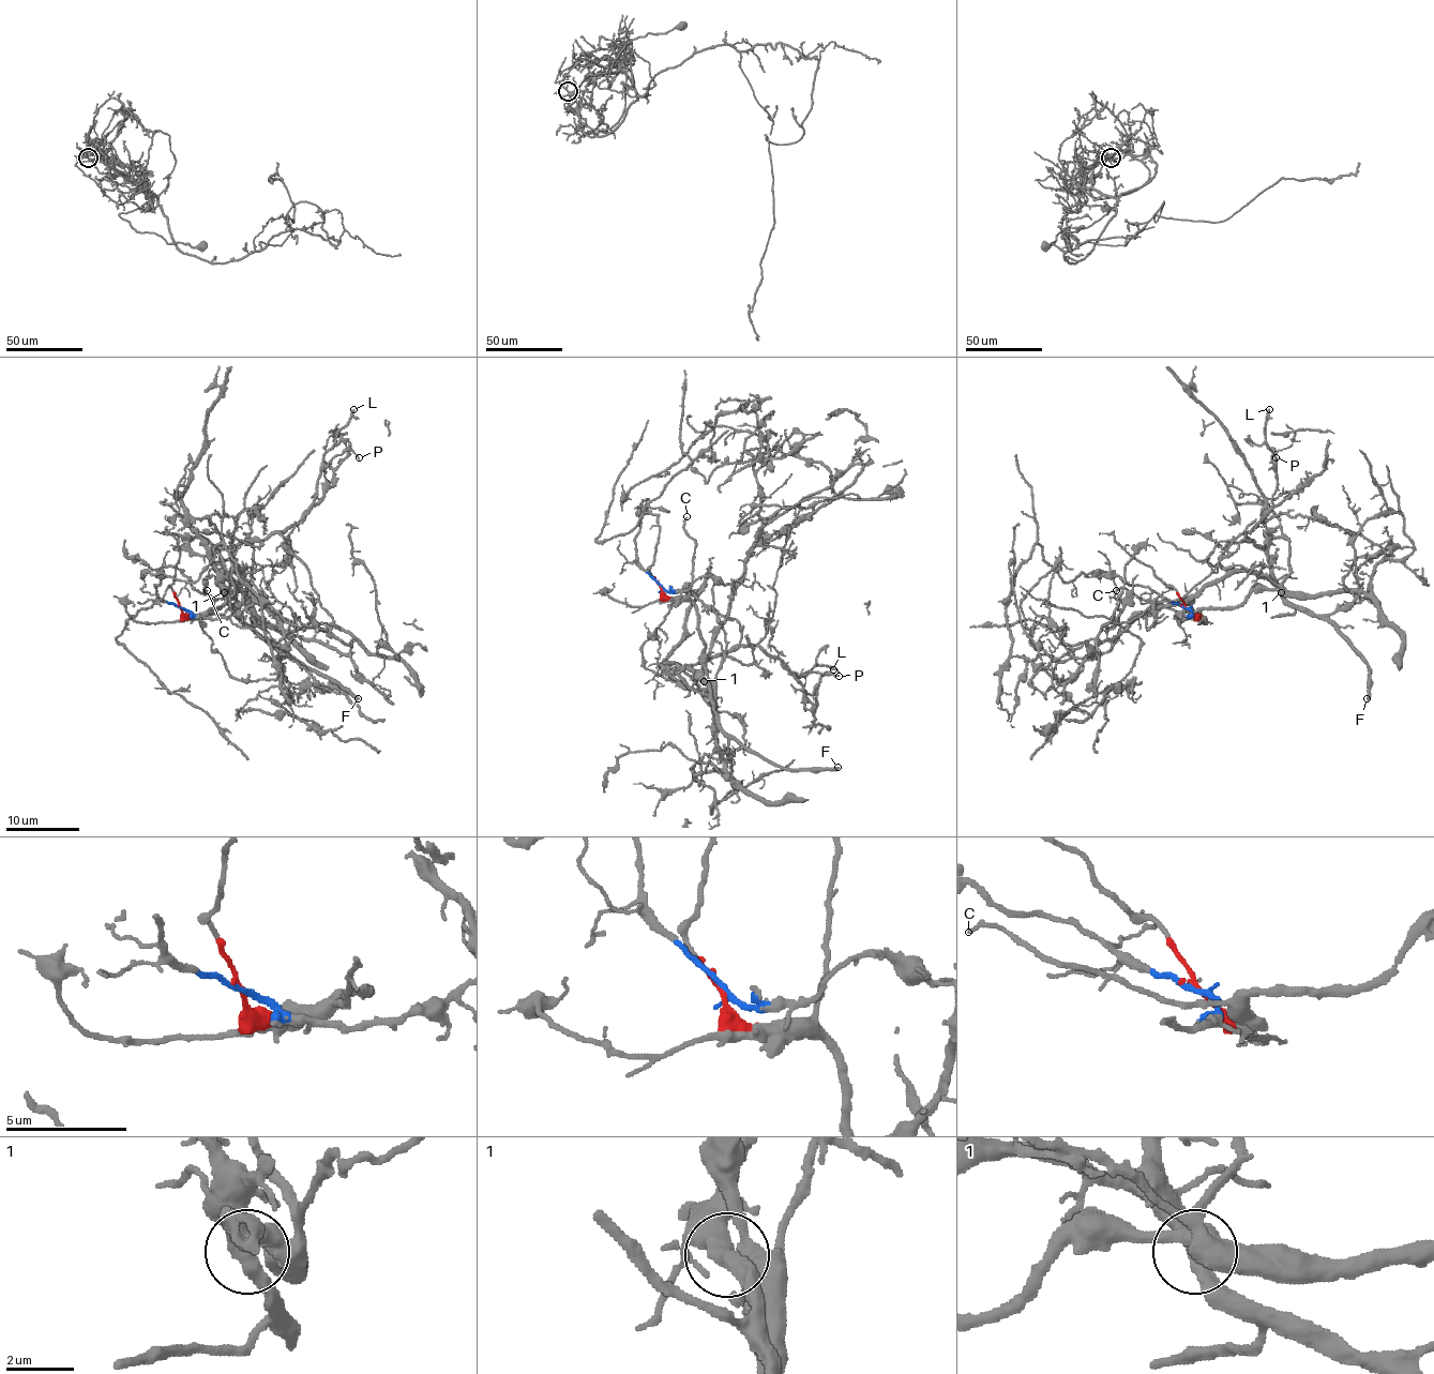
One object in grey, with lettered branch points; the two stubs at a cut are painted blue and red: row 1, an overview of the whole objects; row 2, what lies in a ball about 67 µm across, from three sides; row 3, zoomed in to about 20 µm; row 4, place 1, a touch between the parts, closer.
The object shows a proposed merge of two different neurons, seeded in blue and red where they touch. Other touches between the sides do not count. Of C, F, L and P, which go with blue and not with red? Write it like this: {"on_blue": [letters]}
{"on_blue": ["F", "L", "P"]}

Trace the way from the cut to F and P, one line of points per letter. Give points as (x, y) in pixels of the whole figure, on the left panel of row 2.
F: (180, 607), (206, 617), (239, 615), (252, 604), (250, 585), (237, 572), (224, 582), (237, 615), (358, 699)
P: (180, 607), (239, 615), (250, 585), (224, 576), (213, 548), (281, 533), (338, 454), (358, 458)

